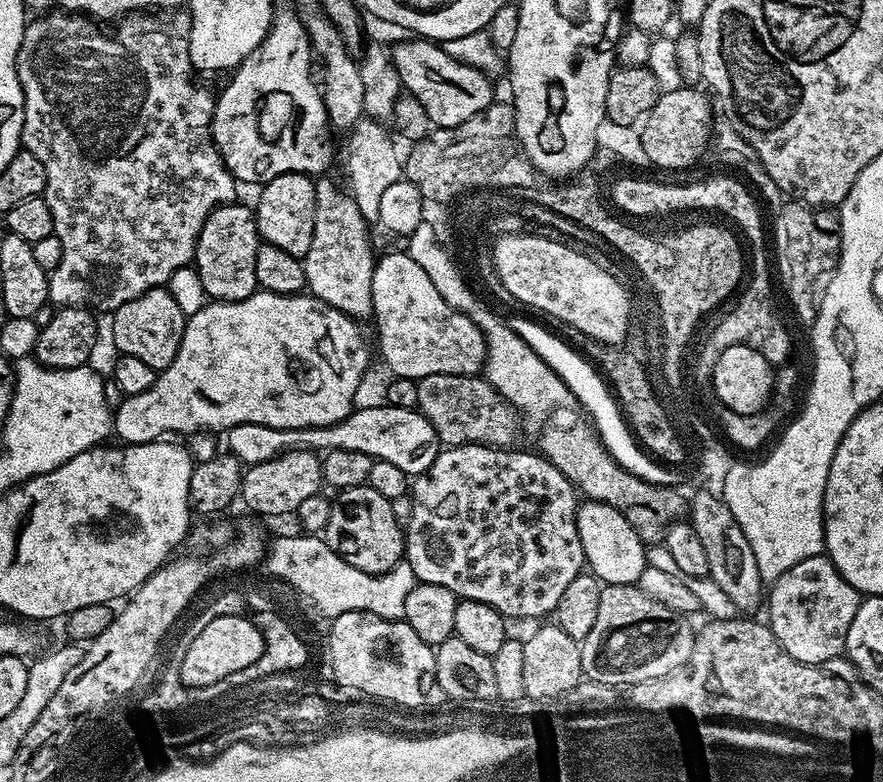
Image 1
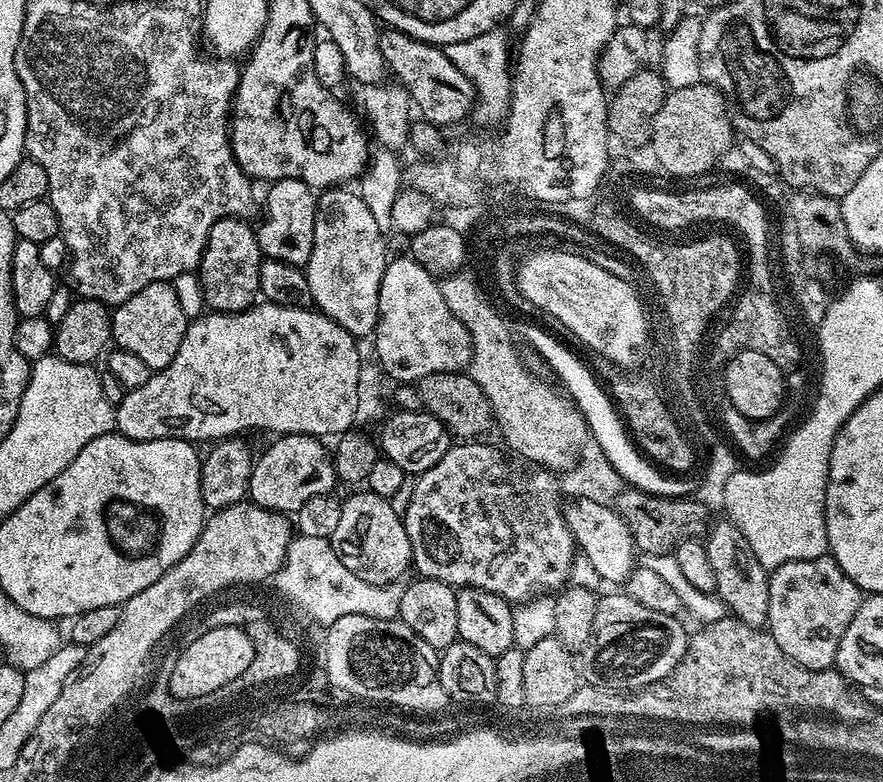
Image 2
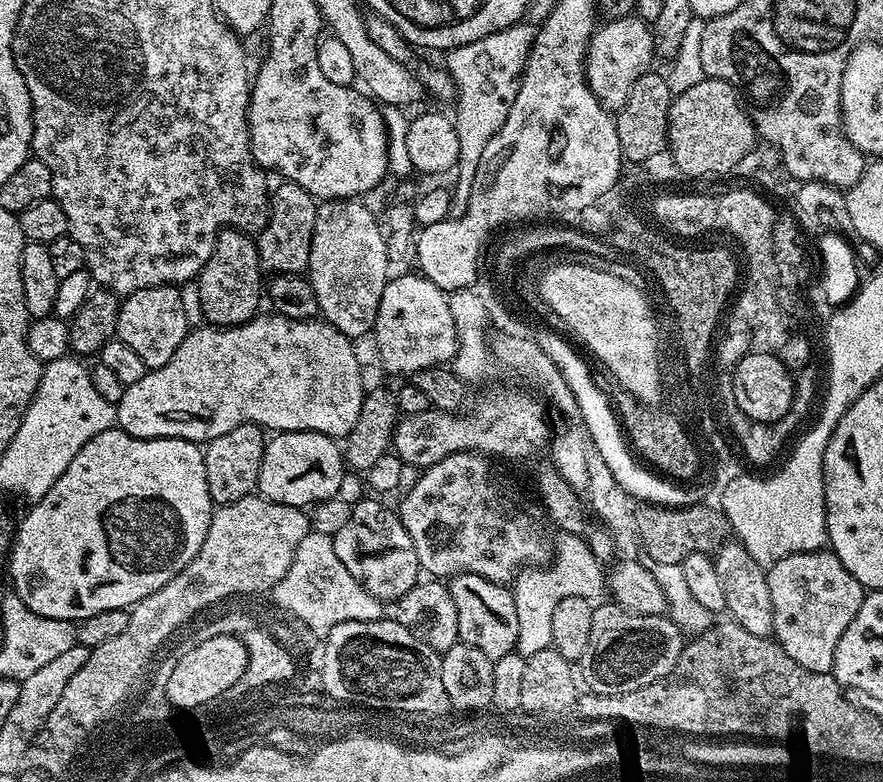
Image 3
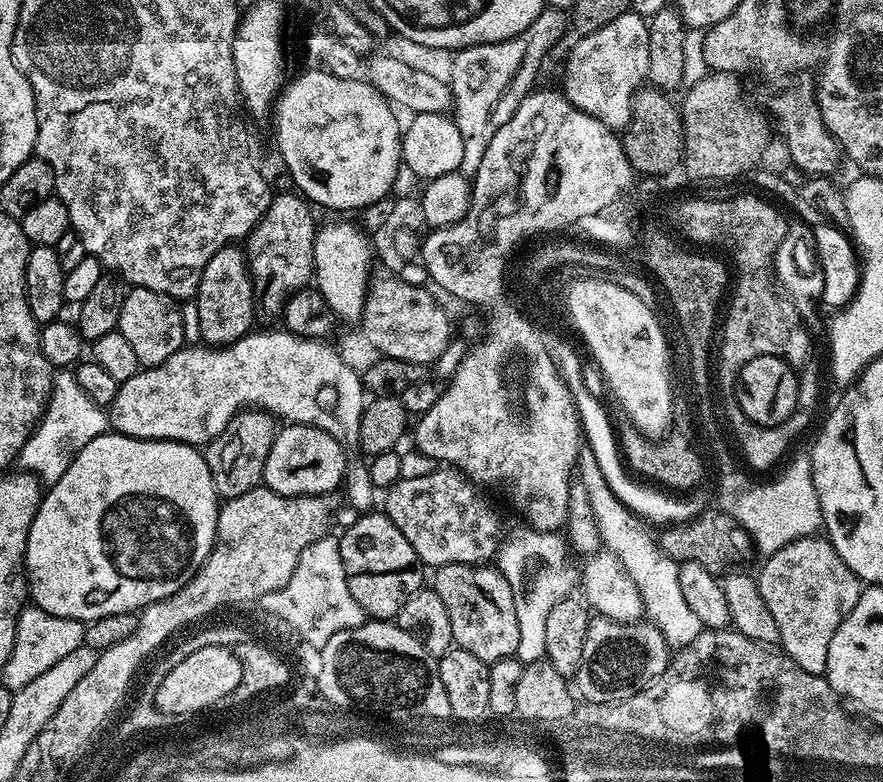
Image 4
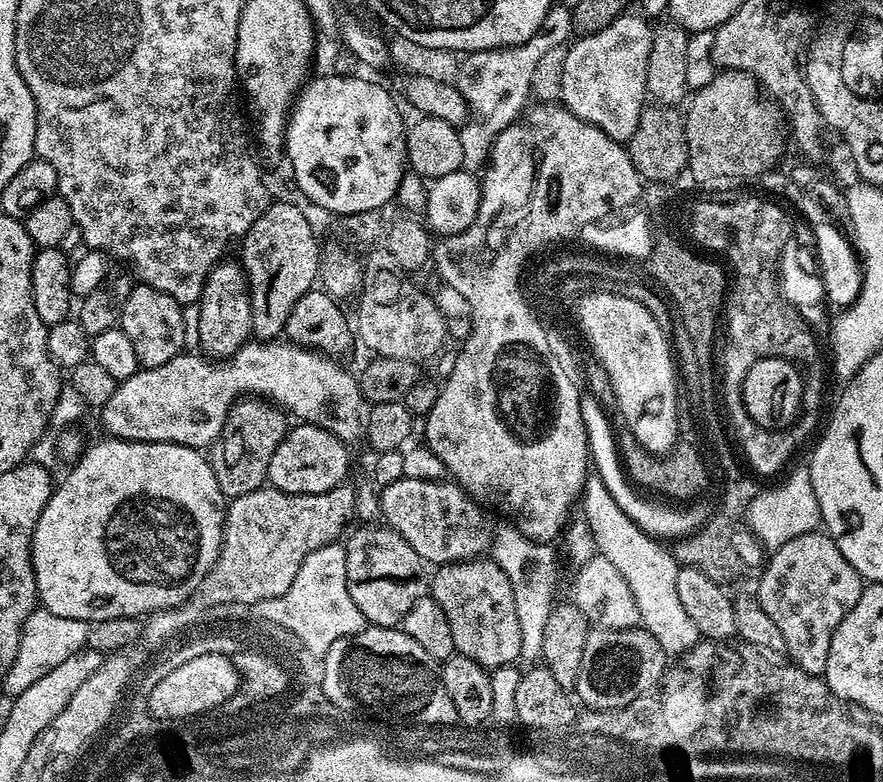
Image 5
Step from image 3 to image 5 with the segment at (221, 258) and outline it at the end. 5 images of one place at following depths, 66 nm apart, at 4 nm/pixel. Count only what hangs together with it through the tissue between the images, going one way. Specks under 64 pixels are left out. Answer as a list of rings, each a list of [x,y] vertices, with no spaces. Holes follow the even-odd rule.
[[[221,259],[210,270],[198,301],[199,351],[215,361],[227,360],[252,336],[252,307],[248,293],[248,277],[235,259]]]

